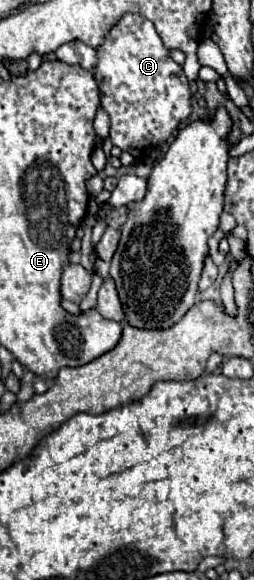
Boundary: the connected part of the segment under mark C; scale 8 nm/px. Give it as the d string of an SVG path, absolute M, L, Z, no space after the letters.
M123 16L97 50L97 58L95 80L101 106L111 118L109 138L121 150L141 158L165 144L171 132L191 116L191 92L183 68L173 62L153 24L143 16Z

